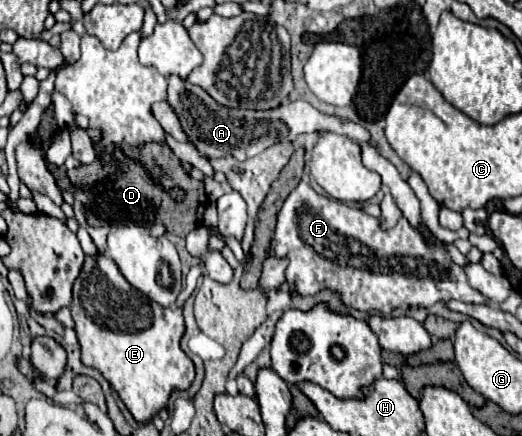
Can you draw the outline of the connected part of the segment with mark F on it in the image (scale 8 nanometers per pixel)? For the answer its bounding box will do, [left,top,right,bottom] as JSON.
[274,181,488,315]

